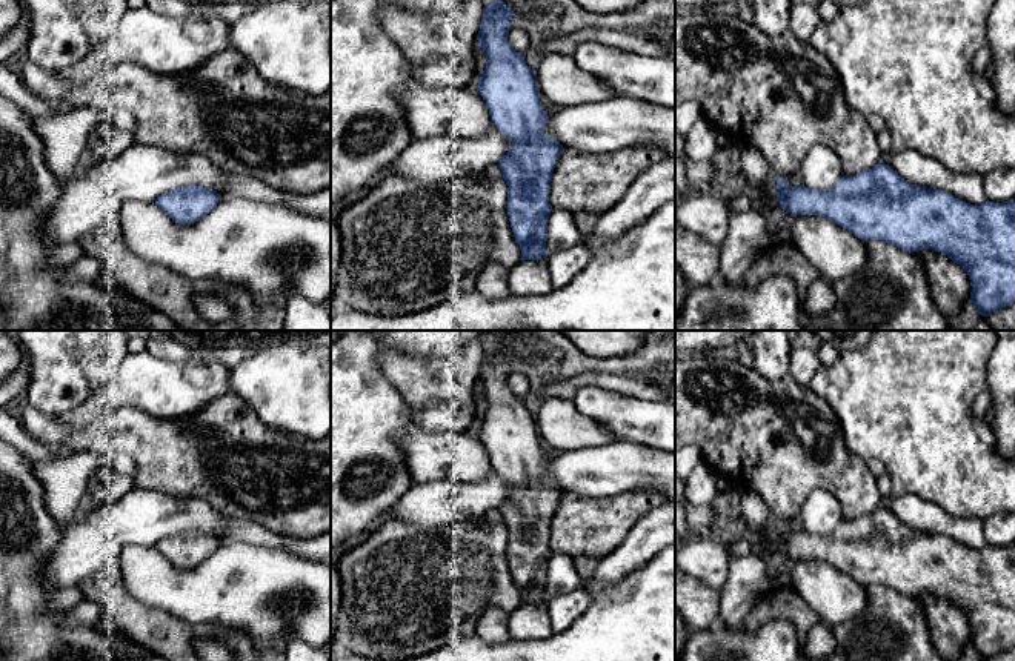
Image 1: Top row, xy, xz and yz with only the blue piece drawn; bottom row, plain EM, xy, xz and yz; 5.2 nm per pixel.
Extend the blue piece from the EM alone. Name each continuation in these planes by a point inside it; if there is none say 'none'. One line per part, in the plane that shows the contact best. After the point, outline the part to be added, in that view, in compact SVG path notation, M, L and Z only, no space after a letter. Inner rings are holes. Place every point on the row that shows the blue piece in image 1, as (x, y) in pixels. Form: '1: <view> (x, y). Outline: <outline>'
none

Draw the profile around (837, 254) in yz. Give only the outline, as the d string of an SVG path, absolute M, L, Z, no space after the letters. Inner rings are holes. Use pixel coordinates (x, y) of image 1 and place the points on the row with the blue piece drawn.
M797 215L790 224L792 243L814 264L824 280L847 280L867 263L867 244L855 234L821 215Z

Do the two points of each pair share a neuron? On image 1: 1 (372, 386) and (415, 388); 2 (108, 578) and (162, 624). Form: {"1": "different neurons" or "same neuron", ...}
{"1": "different neurons", "2": "same neuron"}

